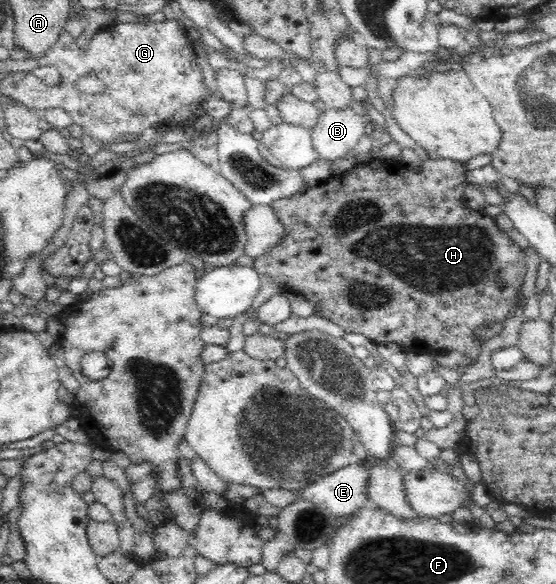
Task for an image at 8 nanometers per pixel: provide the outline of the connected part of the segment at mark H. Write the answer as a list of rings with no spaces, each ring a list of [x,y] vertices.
[[[433,156],[421,164],[421,170],[411,170],[400,162],[372,159],[364,164],[358,164],[349,172],[330,175],[325,182],[312,186],[303,194],[281,198],[271,204],[270,208],[283,224],[285,234],[279,245],[254,260],[254,268],[259,274],[279,282],[283,289],[301,293],[315,307],[316,317],[325,318],[339,325],[346,333],[362,334],[377,344],[399,344],[409,351],[426,351],[435,354],[439,351],[457,350],[467,358],[467,362],[475,363],[482,346],[480,340],[476,338],[476,331],[491,329],[496,323],[507,320],[519,305],[525,307],[525,302],[519,304],[521,300],[519,292],[526,276],[526,263],[523,249],[517,247],[515,242],[495,225],[493,216],[471,210],[465,205],[463,196],[468,180],[463,166],[462,162]]]

